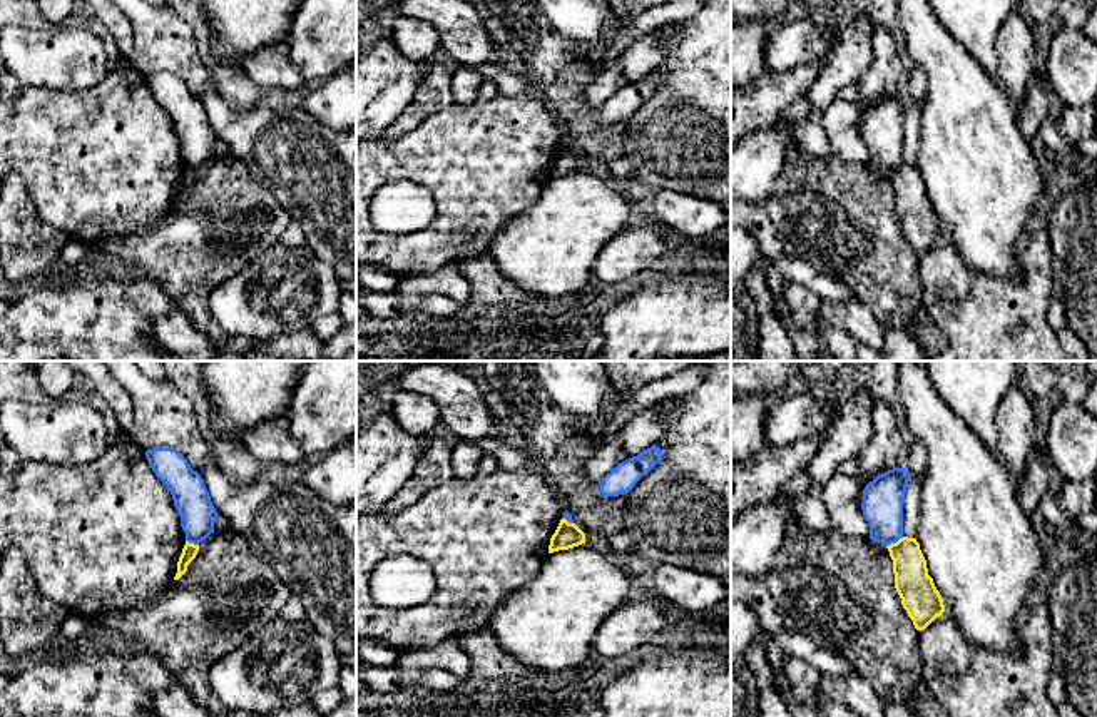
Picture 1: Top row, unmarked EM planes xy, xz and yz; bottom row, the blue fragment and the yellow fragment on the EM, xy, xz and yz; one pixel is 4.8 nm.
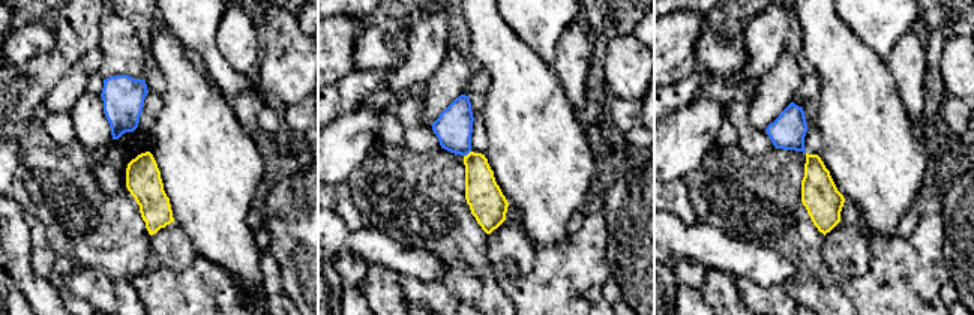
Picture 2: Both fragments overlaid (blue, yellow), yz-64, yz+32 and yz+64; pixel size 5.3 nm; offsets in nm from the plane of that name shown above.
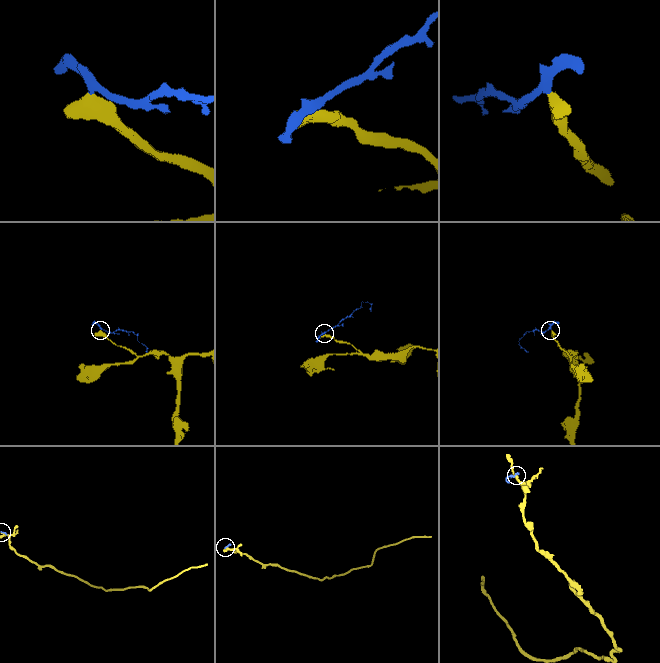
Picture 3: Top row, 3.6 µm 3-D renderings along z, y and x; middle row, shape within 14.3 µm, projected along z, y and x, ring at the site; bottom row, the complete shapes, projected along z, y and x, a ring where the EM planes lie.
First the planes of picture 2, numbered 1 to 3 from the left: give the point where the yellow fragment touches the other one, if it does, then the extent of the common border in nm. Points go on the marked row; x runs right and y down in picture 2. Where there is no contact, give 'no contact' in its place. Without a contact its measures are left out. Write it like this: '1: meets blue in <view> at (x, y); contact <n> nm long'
1: no contact
2: meets blue in yz+32 at (467, 153); contact 50 nm long
3: no contact

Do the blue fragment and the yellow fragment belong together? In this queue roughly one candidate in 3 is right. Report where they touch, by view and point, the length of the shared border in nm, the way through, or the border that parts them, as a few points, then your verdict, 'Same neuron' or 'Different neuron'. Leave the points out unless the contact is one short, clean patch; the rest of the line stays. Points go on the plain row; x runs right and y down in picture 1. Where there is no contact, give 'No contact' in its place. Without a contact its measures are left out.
Touches blue at yz (895, 167). Shared border 100 nm. Boundary: yz (903, 162), (887, 172). Different neuron

